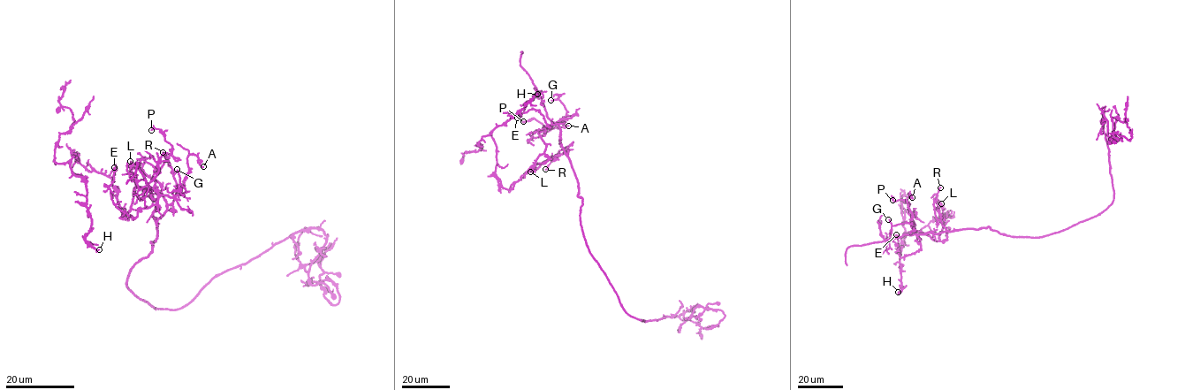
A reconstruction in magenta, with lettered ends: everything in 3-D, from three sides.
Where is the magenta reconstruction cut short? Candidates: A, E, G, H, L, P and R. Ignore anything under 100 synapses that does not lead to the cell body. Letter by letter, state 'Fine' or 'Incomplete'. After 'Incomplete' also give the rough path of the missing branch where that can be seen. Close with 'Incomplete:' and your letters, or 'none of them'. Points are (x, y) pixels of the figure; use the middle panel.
A: Fine
E: Fine
G: Fine
H: Fine
L: Fine
P: Fine
R: Fine
Incomplete: none of them

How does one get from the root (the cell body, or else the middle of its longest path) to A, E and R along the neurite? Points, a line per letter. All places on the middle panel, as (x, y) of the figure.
A: (581, 219), (578, 180), (555, 124), (564, 118), (555, 126), (568, 126)
E: (581, 219), (582, 198), (561, 143), (560, 129), (555, 124), (550, 128), (535, 110), (517, 118)
R: (581, 219), (582, 198), (578, 195), (578, 180), (567, 156), (567, 147), (558, 152), (545, 169)

